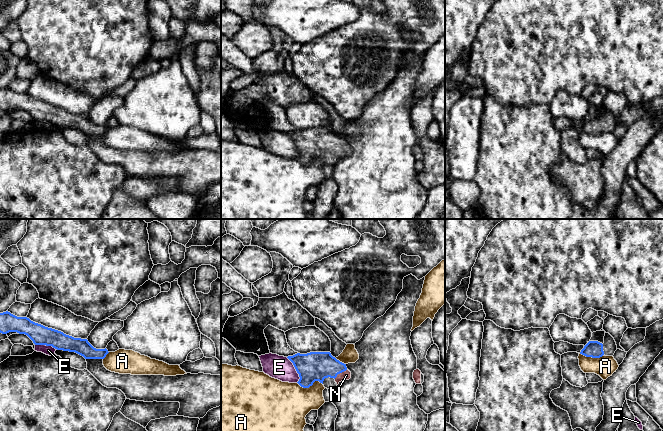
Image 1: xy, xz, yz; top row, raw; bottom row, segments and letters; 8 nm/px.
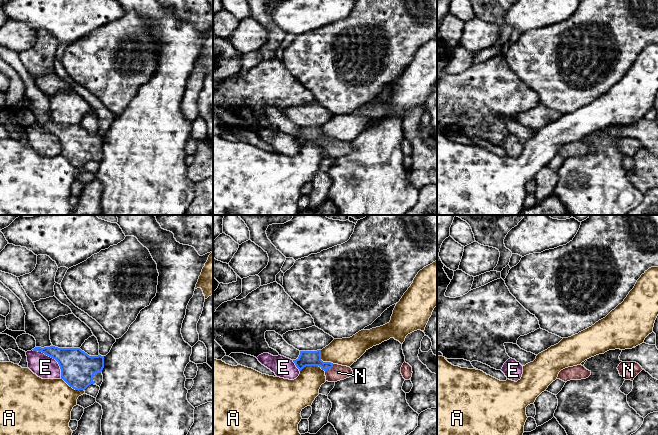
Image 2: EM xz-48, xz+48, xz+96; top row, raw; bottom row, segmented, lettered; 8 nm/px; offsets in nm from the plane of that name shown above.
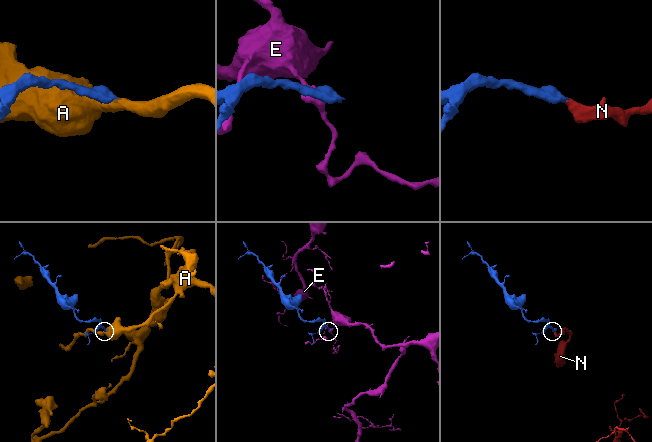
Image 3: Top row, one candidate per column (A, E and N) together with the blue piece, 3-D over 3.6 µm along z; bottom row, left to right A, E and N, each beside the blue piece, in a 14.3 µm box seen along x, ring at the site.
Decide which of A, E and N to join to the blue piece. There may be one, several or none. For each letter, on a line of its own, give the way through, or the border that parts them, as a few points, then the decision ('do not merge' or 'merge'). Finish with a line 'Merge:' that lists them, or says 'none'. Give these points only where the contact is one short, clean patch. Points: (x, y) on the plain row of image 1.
A: do not merge
E: do not merge
N: runs through xz (315, 142), (329, 142), (340, 148), (346, 151); merge
Merge: N

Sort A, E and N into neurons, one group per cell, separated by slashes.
A / E / N

